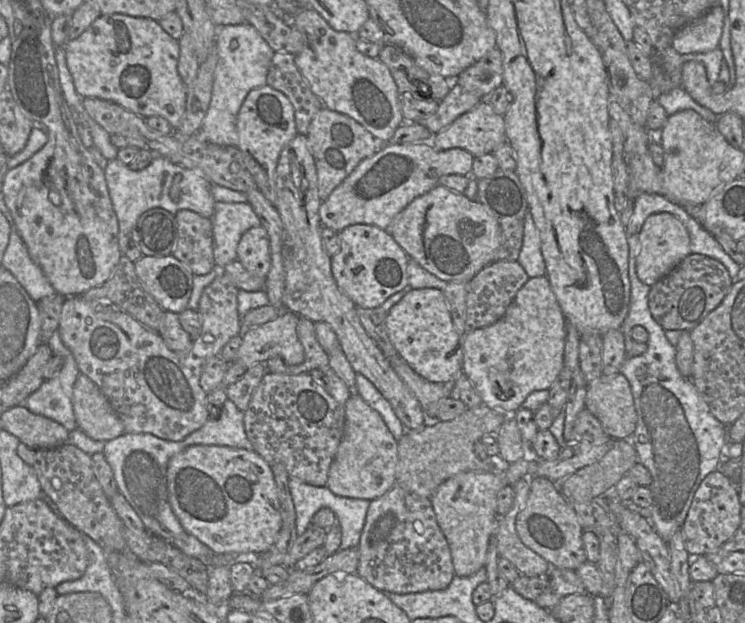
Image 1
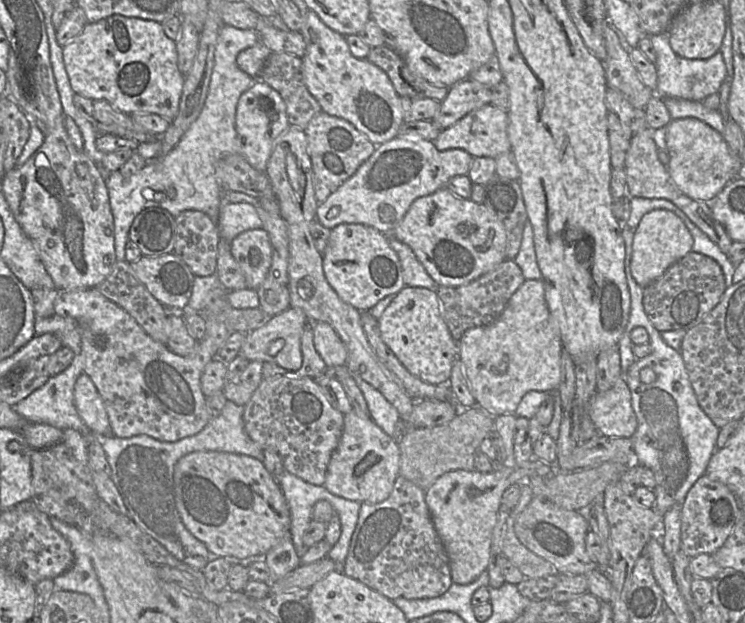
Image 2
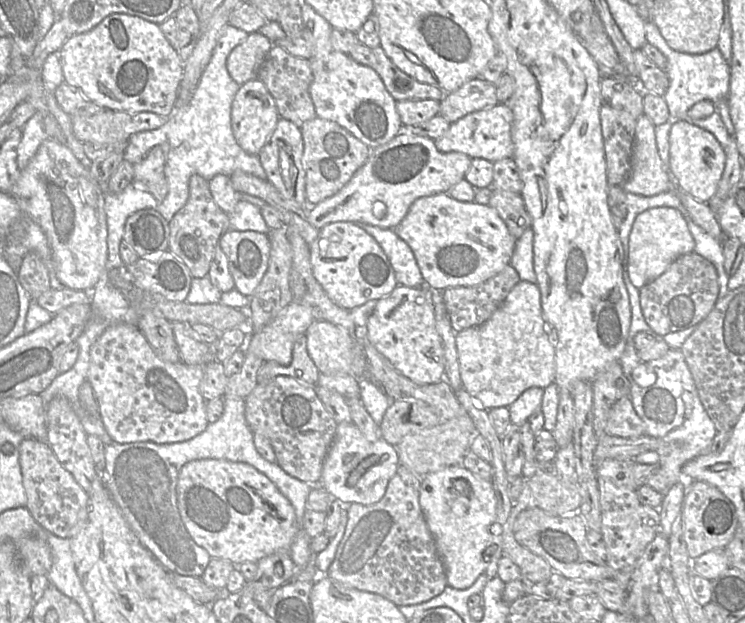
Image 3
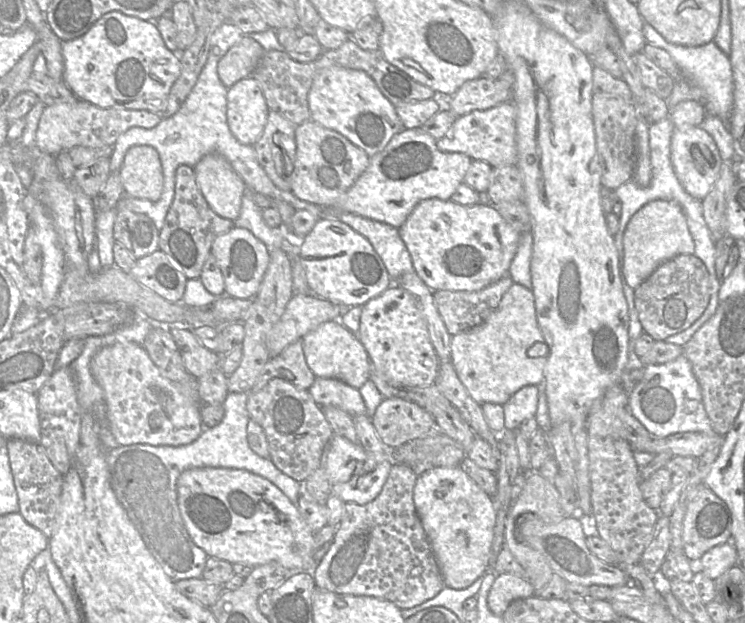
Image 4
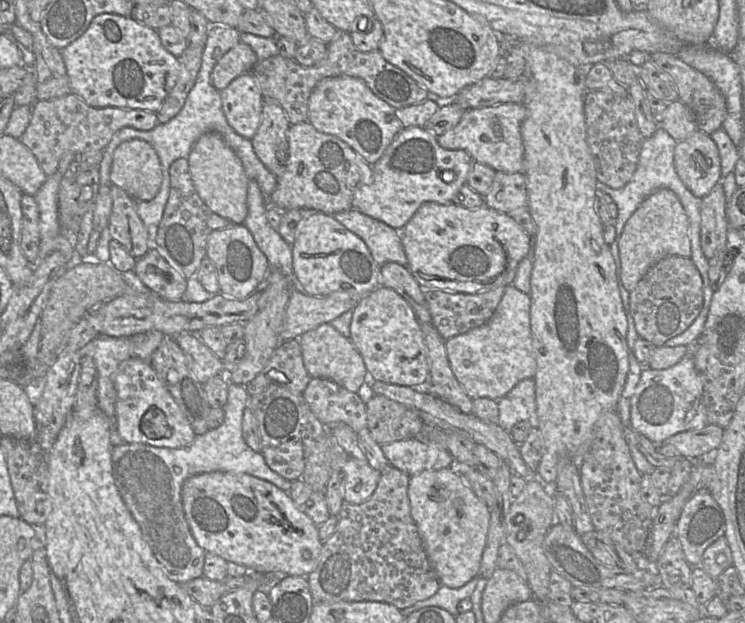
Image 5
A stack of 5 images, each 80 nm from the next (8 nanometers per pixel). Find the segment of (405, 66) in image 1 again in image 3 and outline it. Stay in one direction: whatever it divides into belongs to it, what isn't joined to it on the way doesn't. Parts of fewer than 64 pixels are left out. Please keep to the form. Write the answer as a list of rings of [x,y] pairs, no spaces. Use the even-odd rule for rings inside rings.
[[[358,43],[348,55],[356,62],[374,69],[381,77],[387,91],[396,101],[422,99],[441,101],[445,96],[445,92],[440,88],[421,83],[401,71],[381,46],[370,48]]]

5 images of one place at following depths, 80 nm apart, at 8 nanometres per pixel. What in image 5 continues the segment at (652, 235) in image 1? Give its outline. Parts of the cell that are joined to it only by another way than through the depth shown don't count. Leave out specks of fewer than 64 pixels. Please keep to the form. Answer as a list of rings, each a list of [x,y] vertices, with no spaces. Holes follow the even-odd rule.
[[[666,188],[654,191],[634,211],[626,222],[618,242],[621,279],[631,292],[648,270],[667,256],[691,256],[689,221],[677,195]]]

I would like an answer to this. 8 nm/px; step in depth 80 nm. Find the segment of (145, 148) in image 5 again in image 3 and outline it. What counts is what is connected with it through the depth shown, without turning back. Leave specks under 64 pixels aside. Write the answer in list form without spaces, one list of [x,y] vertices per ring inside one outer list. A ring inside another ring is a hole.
[[[154,146],[139,162],[133,164],[133,181],[140,181],[147,187],[147,192],[161,202],[168,193],[168,183],[164,172],[165,155],[160,146]]]

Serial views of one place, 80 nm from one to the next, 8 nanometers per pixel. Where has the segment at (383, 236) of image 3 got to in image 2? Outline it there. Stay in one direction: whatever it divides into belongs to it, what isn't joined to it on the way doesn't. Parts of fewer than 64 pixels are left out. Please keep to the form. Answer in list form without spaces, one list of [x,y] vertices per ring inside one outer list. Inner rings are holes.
[[[388,235],[388,242],[400,261],[404,287],[422,287],[437,291],[439,286],[426,272],[412,249],[392,235]]]

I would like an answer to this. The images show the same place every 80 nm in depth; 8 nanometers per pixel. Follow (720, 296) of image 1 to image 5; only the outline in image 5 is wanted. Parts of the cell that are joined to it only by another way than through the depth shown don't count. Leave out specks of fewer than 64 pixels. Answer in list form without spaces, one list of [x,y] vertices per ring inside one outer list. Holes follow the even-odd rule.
[[[667,256],[656,262],[629,296],[630,313],[638,336],[660,347],[683,333],[703,307],[703,281],[689,257]]]

